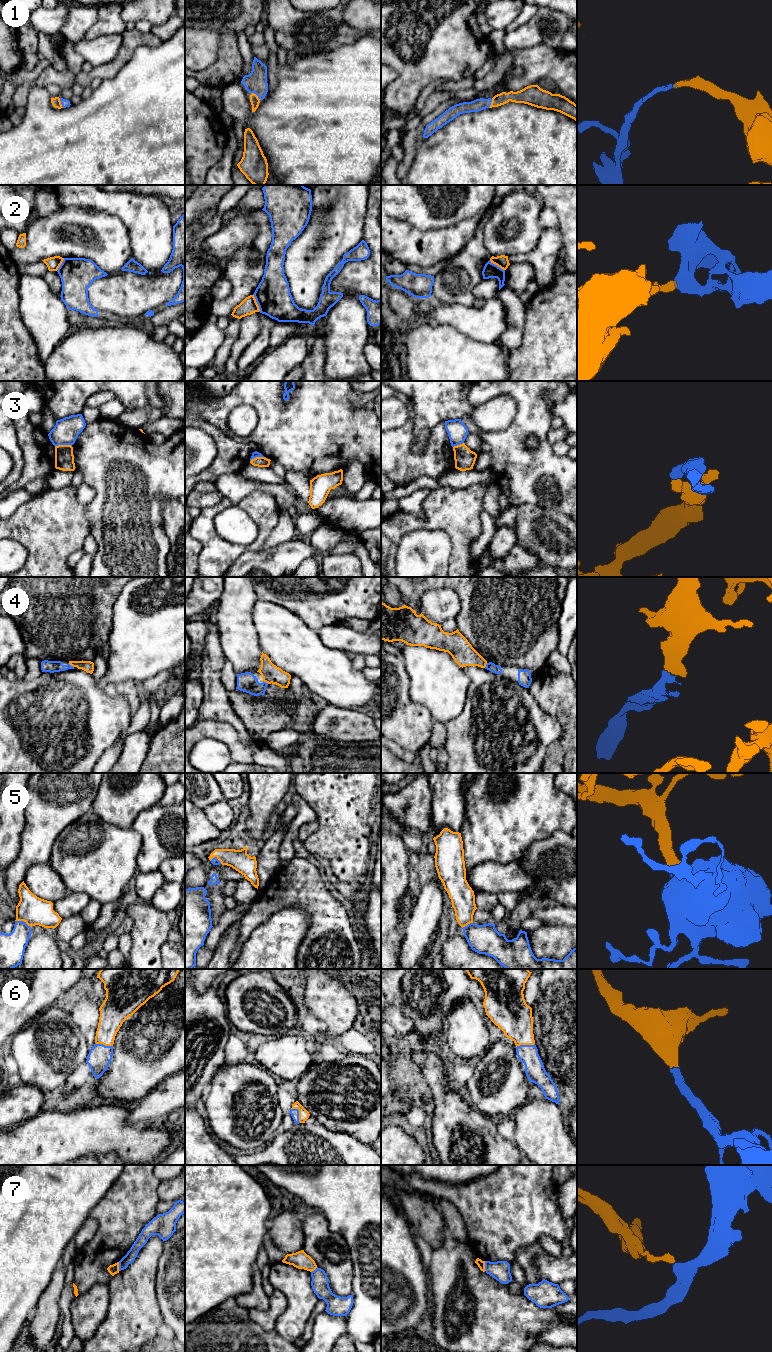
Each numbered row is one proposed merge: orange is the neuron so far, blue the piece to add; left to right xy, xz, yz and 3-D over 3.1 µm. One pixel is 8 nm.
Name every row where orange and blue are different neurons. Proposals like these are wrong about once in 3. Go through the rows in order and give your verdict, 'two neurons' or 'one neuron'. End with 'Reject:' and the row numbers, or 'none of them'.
1: one neuron
2: two neurons
3: two neurons
4: one neuron
5: one neuron
6: one neuron
7: two neurons
Reject: 2, 3, 7

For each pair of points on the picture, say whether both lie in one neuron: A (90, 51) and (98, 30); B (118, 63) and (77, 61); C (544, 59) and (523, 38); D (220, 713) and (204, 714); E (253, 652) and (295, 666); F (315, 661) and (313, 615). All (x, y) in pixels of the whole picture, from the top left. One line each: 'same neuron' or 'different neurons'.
A: different neurons
B: different neurons
C: different neurons
D: same neuron
E: different neurons
F: different neurons

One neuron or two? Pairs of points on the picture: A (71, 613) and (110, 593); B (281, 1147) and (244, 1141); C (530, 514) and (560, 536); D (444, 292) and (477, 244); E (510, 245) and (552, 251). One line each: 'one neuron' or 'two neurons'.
A: one neuron
B: two neurons
C: one neuron
D: one neuron
E: two neurons

